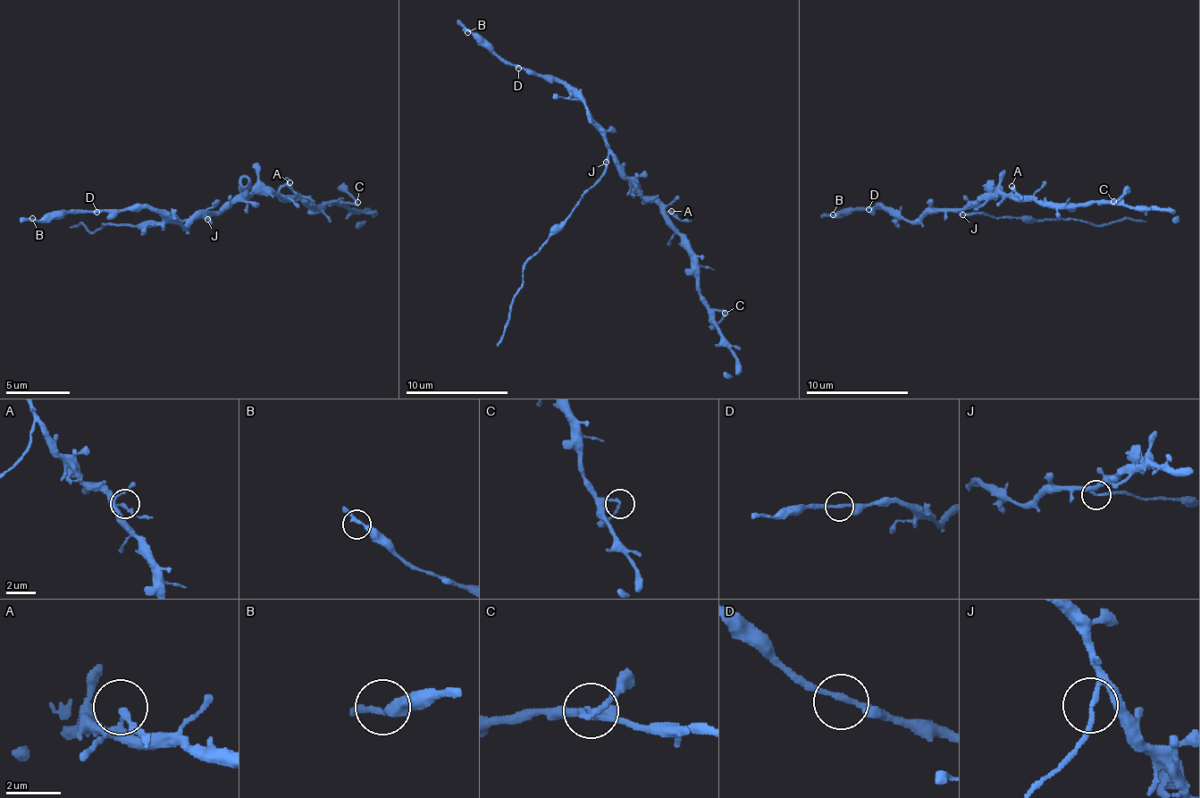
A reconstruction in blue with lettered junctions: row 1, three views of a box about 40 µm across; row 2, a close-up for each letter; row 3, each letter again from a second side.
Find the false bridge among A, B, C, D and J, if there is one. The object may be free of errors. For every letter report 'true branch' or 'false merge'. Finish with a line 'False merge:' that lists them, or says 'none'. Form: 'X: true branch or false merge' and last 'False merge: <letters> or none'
A: true branch
B: true branch
C: true branch
D: true branch
J: false merge
False merge: J

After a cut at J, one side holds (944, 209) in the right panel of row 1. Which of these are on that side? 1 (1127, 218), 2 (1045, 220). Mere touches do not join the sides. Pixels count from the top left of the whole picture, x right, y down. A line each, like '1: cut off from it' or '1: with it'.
1: cut off from it
2: cut off from it

